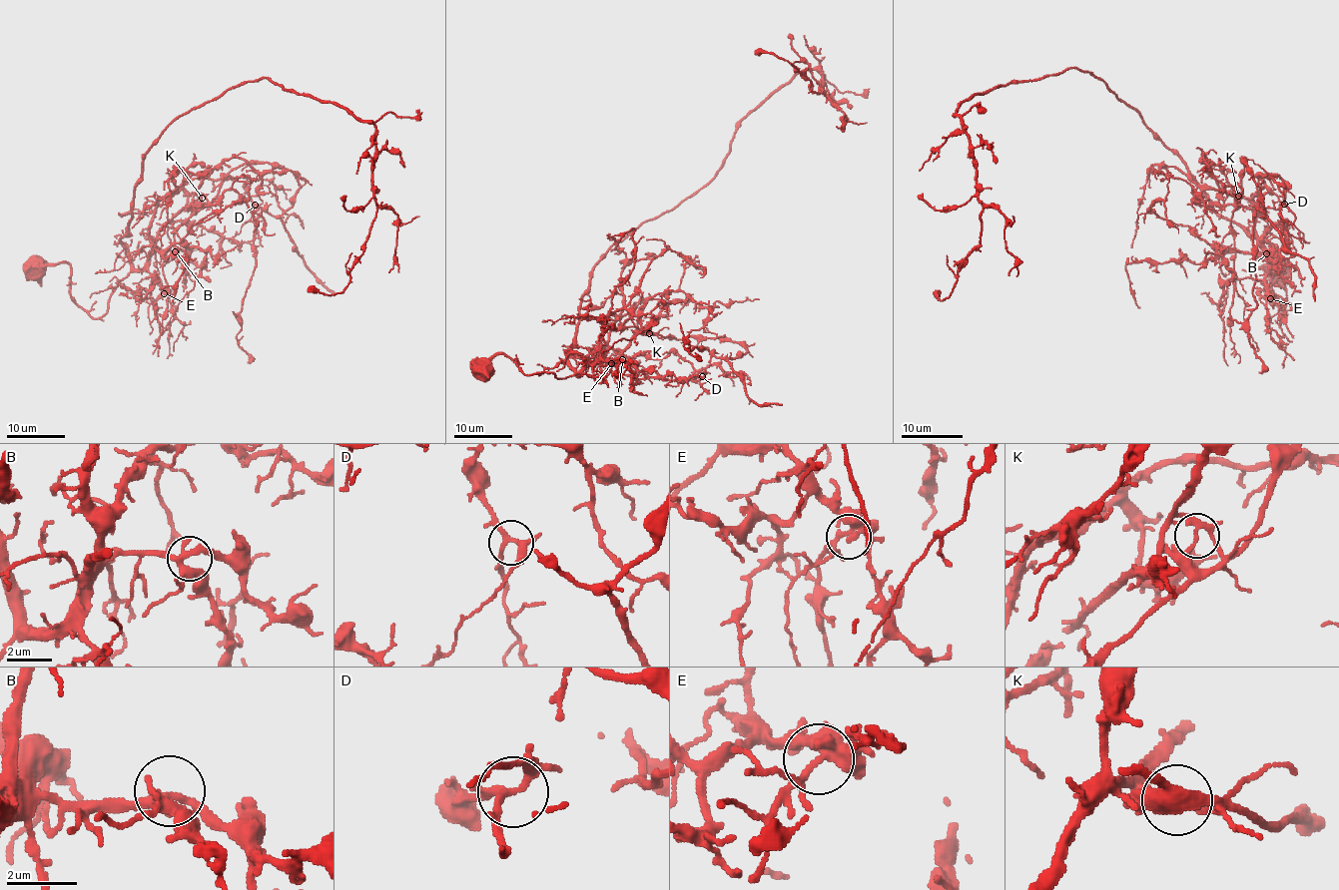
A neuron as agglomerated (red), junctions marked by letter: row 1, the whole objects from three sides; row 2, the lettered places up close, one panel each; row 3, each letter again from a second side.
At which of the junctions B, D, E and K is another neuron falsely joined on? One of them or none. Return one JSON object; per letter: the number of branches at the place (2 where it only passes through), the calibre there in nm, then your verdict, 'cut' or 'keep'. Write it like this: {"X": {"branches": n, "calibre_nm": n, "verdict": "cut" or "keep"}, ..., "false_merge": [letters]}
{"B": {"branches": 4, "calibre_nm": 240, "verdict": "keep"}, "D": {"branches": 5, "calibre_nm": 240, "verdict": "keep"}, "E": {"branches": 4, "calibre_nm": 300, "verdict": "keep"}, "K": {"branches": 4, "calibre_nm": 180, "verdict": "cut"}, "false_merge": ["K"]}

